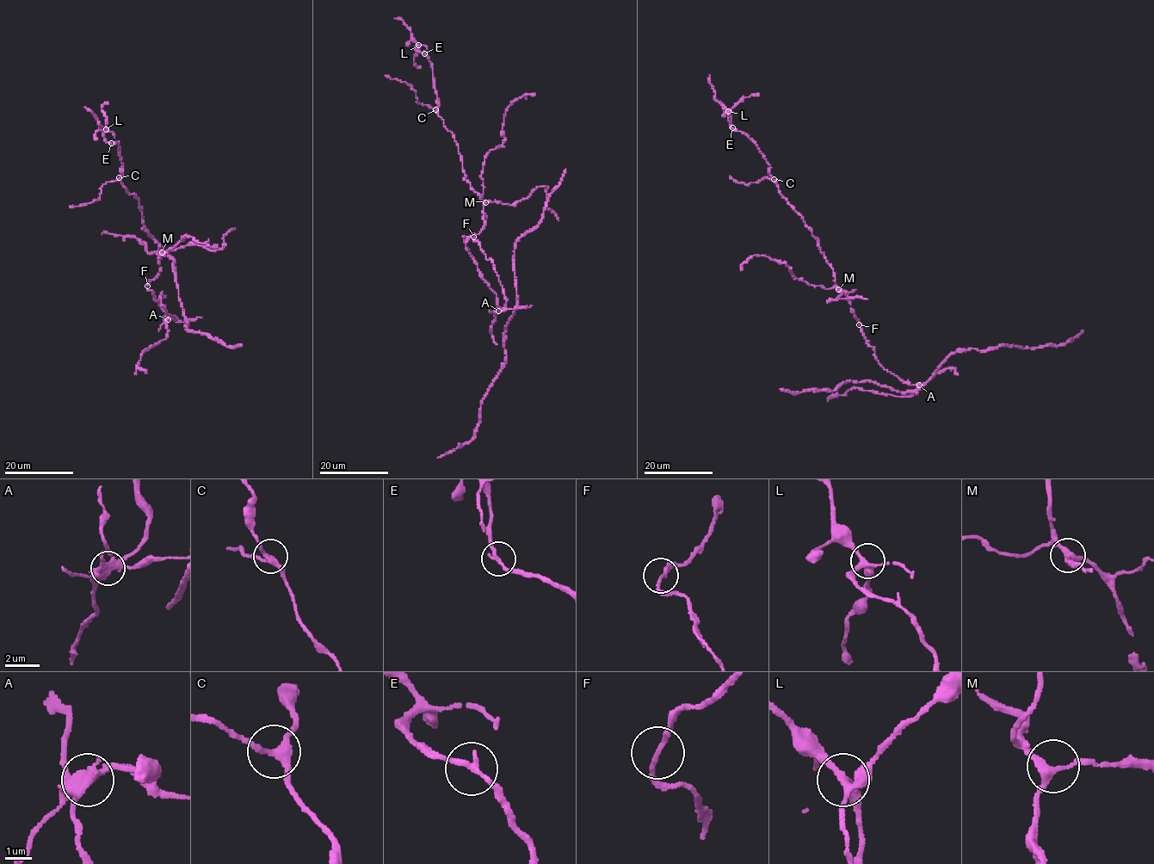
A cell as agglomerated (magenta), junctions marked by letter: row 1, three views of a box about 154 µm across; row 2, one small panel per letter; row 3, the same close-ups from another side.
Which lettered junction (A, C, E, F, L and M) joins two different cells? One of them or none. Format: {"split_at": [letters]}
{"split_at": ["A"]}

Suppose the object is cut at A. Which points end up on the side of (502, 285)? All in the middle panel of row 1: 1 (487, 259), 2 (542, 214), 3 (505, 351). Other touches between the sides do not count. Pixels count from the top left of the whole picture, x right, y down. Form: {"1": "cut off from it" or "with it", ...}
{"1": "with it", "2": "cut off from it", "3": "cut off from it"}

